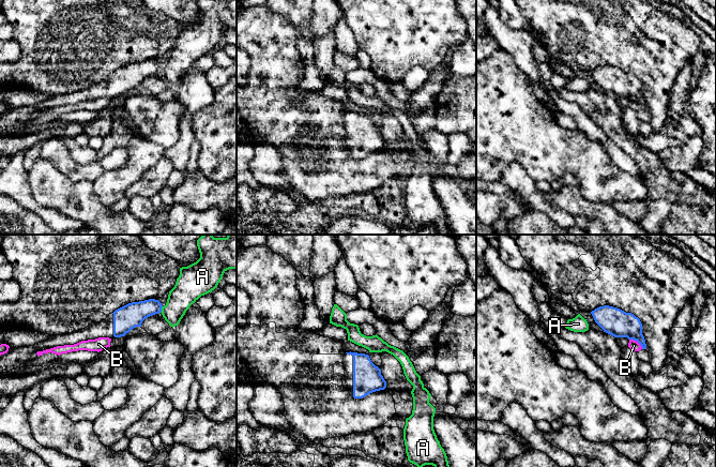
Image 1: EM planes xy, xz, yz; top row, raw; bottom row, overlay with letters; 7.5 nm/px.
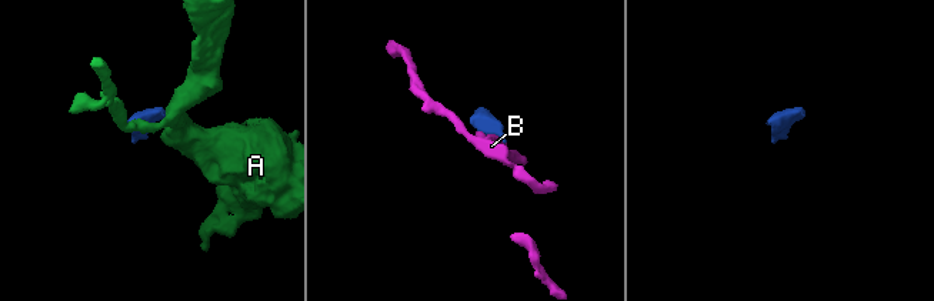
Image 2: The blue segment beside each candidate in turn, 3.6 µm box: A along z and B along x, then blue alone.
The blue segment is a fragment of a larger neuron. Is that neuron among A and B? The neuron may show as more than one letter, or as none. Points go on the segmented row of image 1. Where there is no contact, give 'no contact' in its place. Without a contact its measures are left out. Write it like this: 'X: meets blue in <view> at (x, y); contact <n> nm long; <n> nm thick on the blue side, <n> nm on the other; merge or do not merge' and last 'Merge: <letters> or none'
A: meets blue in xy at (161, 310); contact 50 nm long; 190 nm thick on the blue side, 200 nm on the other; do not merge
B: meets blue in yz at (637, 341); contact 130 nm long; 200 nm thick on the blue side, 70 nm on the other; do not merge
Merge: none

